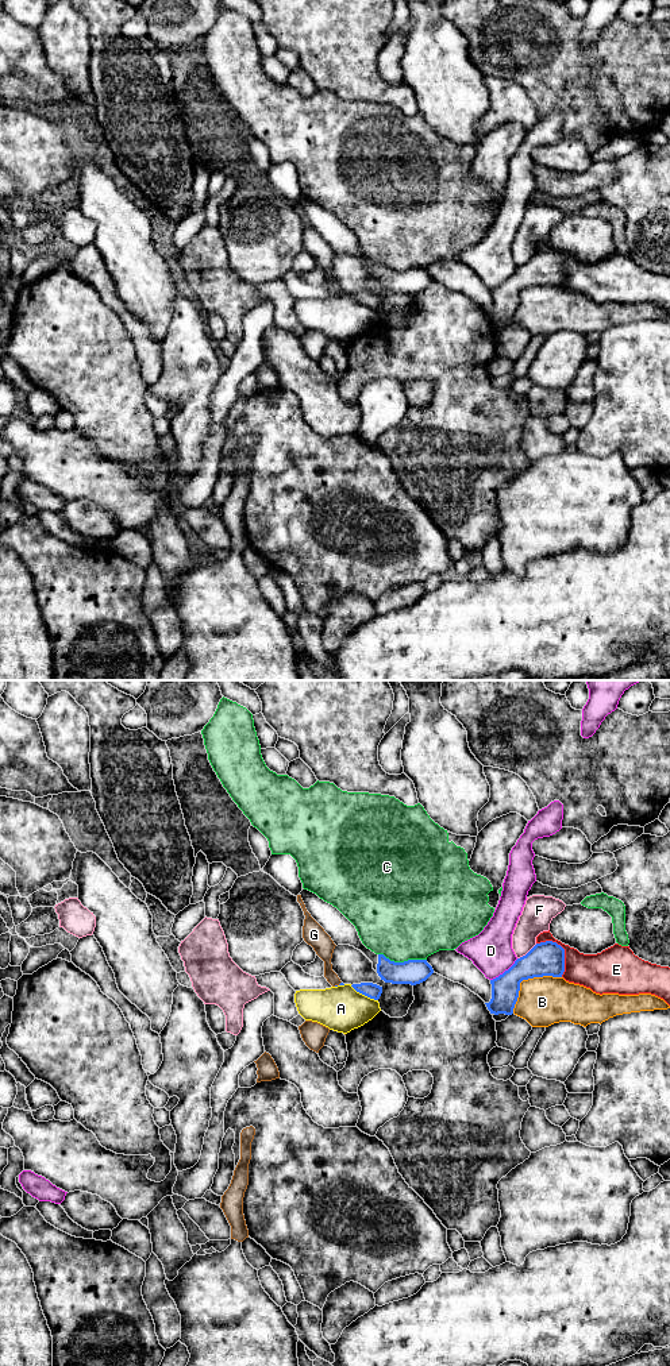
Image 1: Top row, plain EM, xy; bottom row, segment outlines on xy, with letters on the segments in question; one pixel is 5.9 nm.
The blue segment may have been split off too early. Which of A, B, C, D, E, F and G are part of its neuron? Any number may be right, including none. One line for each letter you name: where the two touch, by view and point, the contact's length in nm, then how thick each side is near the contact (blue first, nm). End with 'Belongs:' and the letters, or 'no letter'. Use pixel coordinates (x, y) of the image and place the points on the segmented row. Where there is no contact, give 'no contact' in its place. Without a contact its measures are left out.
Belongs: no letter

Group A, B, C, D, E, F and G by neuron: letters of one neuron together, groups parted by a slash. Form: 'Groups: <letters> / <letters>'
Groups: A / B / C / D / E / F / G

